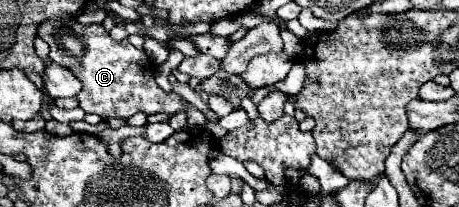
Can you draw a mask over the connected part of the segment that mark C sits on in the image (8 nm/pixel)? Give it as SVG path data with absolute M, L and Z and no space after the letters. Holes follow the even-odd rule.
M77 20L43 22L37 34L49 42L51 60L59 62L81 80L83 88L77 94L77 100L87 114L99 114L103 120L127 120L137 112L145 112L147 116L157 112L175 114L183 106L183 98L157 86L155 66L145 50L137 50L127 40L113 40L101 24L79 24ZM77 48L81 48L81 52L73 54Z

